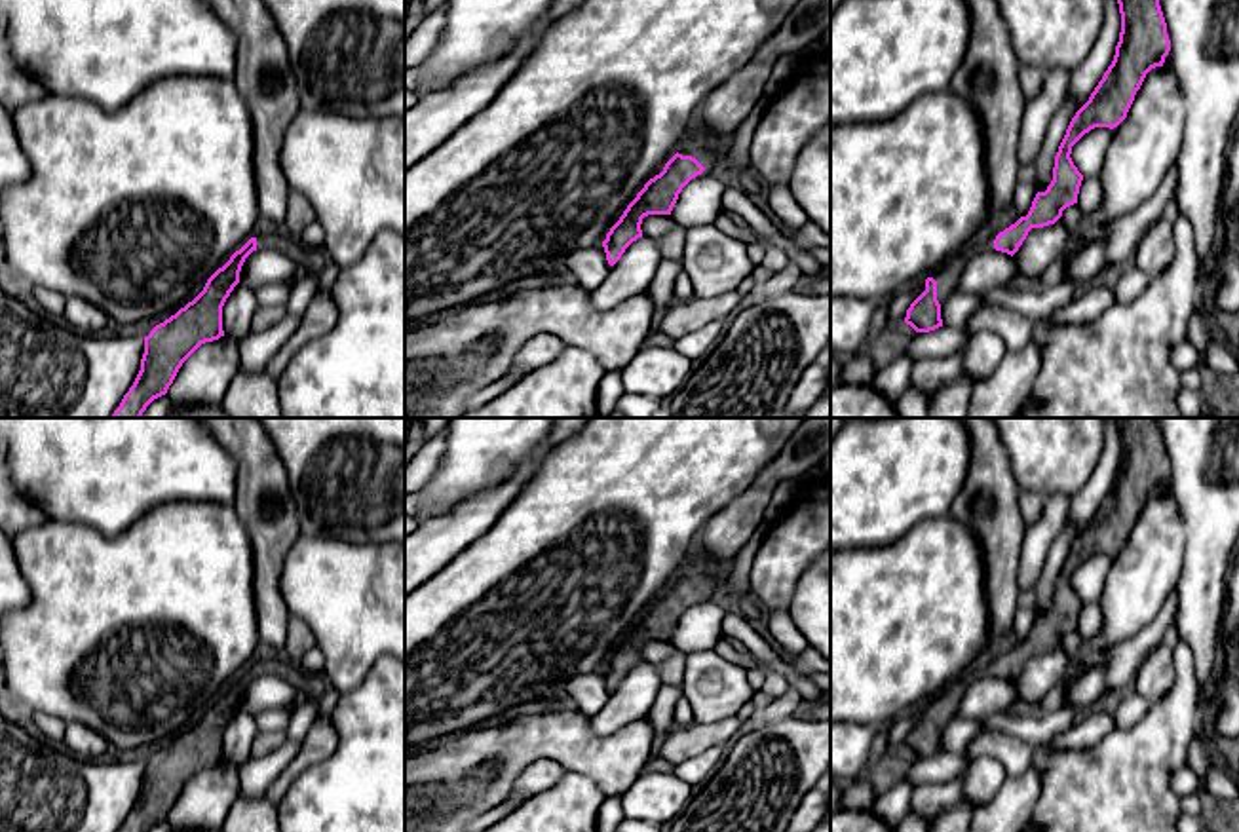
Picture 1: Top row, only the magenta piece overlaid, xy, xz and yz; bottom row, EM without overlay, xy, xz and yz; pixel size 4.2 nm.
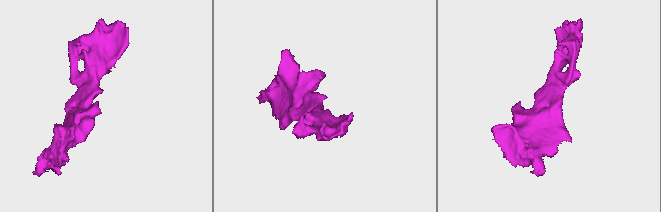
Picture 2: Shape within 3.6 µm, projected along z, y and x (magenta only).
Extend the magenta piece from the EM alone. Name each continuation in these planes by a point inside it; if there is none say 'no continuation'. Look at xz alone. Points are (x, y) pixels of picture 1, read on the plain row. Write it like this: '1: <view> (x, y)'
1: xz (707, 576)

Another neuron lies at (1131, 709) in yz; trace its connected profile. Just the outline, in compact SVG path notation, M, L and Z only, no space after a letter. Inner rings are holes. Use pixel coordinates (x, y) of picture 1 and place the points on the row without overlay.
M1129 688L1114 714L1115 731L1131 731L1142 720L1148 709L1150 701Z

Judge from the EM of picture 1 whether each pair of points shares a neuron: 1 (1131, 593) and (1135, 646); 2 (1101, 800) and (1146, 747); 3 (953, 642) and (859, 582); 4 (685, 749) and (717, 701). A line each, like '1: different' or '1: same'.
1: different
2: same
3: same
4: different

